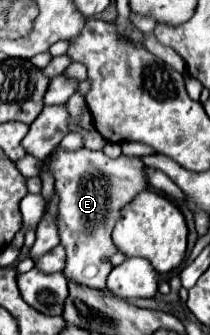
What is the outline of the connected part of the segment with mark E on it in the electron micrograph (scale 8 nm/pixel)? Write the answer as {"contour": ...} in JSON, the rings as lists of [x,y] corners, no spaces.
{"contour":[[[55,148],[49,168],[55,176],[55,190],[61,198],[57,226],[61,244],[67,250],[67,266],[63,274],[79,284],[105,288],[105,280],[113,270],[109,260],[117,252],[111,232],[121,210],[135,200],[137,194],[149,188],[145,164],[137,156],[121,154],[119,158],[109,158],[101,150],[93,152],[81,148],[77,152],[67,152],[63,148]]]}

